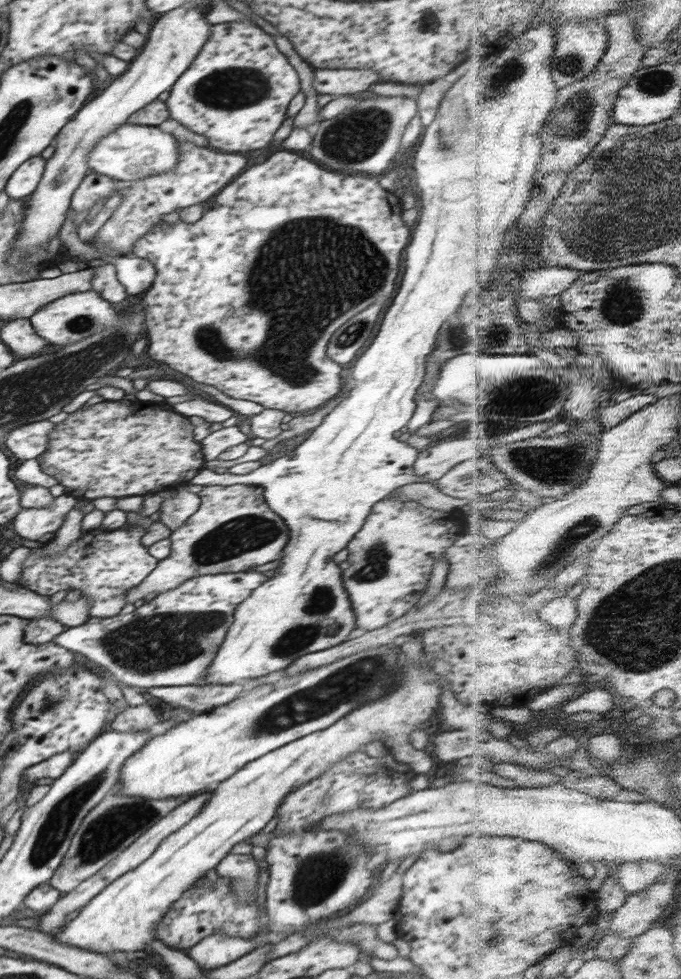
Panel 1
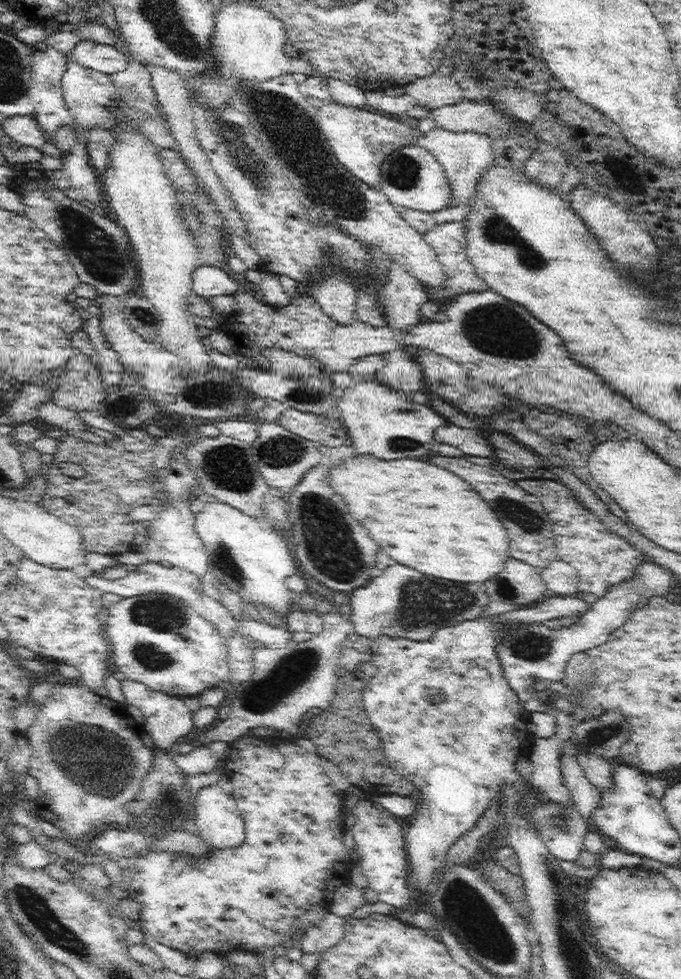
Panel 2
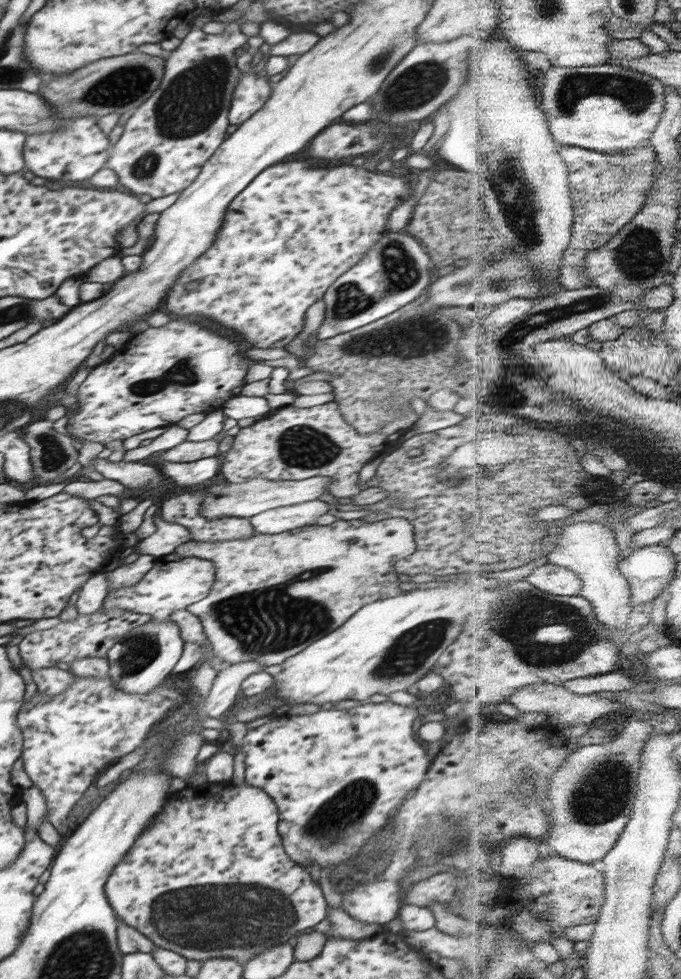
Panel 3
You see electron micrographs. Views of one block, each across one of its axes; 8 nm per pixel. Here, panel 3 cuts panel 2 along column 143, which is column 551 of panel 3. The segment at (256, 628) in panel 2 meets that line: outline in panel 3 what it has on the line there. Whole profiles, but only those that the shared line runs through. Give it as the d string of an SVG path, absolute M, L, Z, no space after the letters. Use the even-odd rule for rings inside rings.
M548 562L536 568L526 578L536 588L556 596L578 596L582 594L584 579L574 570Z

